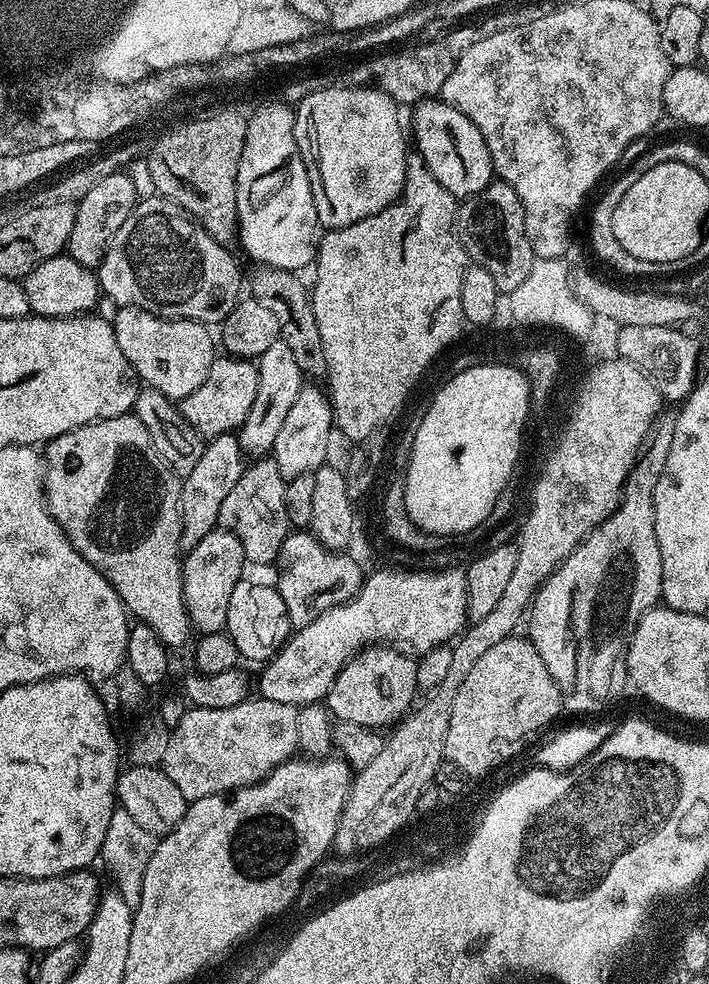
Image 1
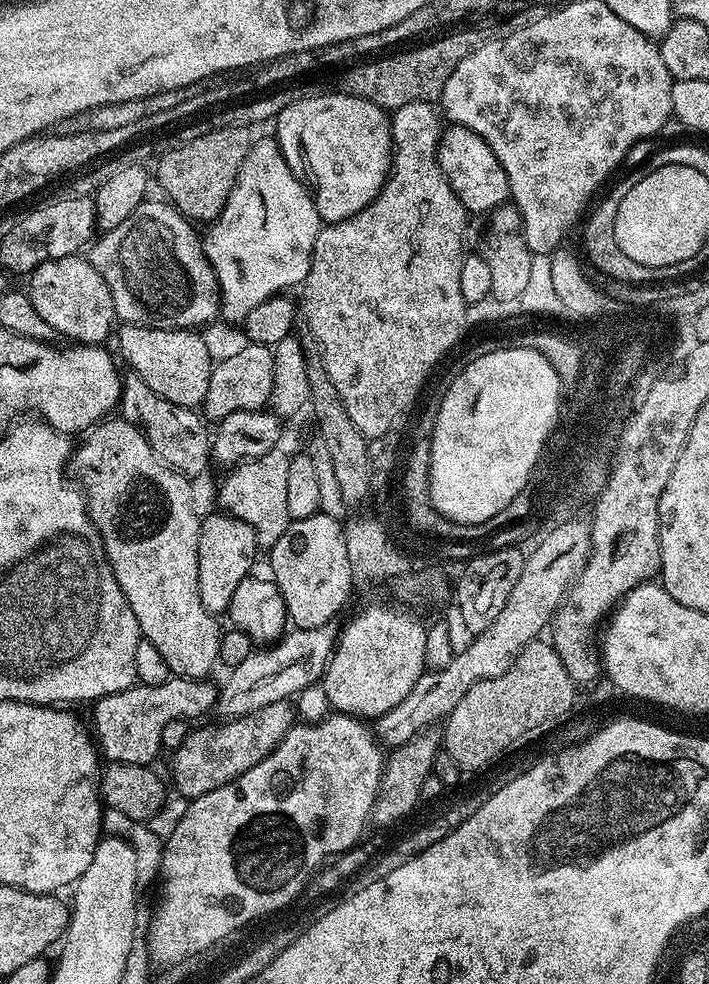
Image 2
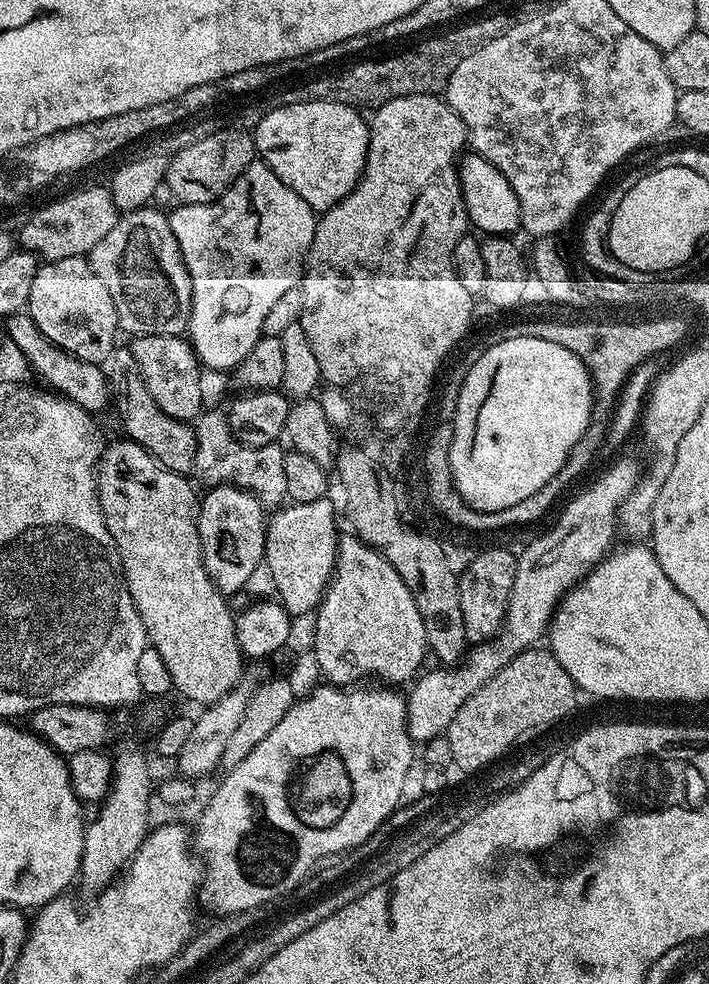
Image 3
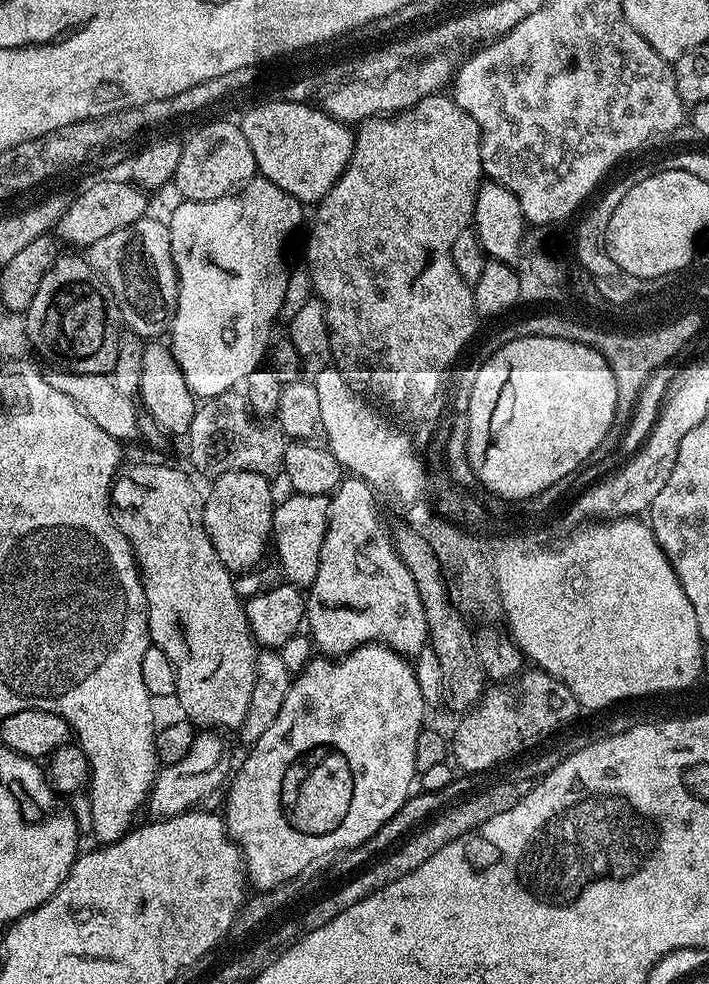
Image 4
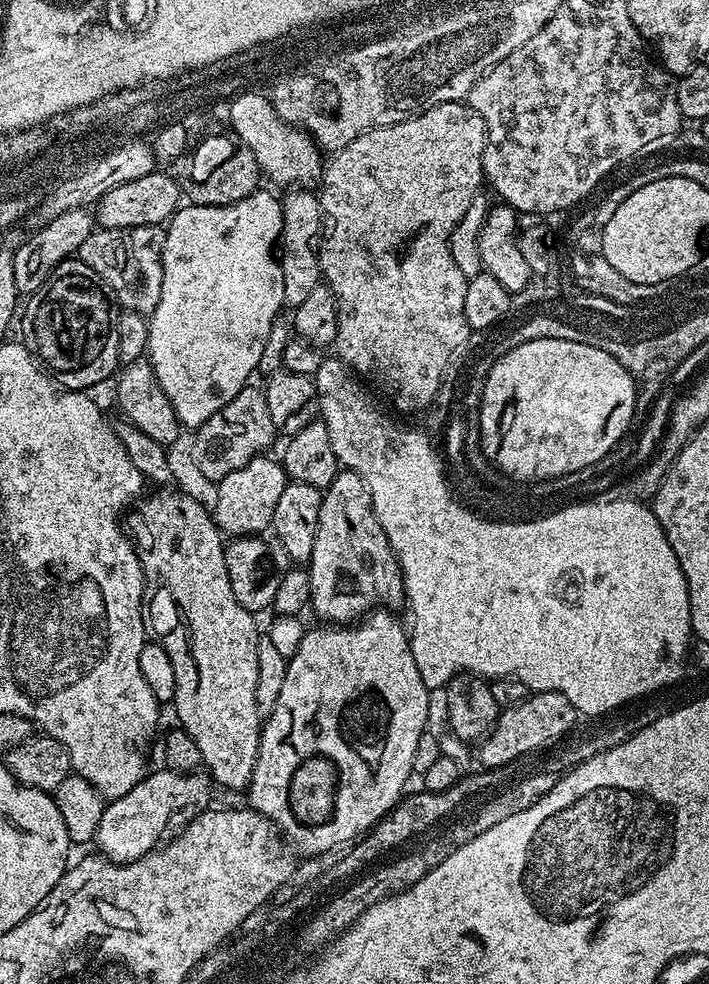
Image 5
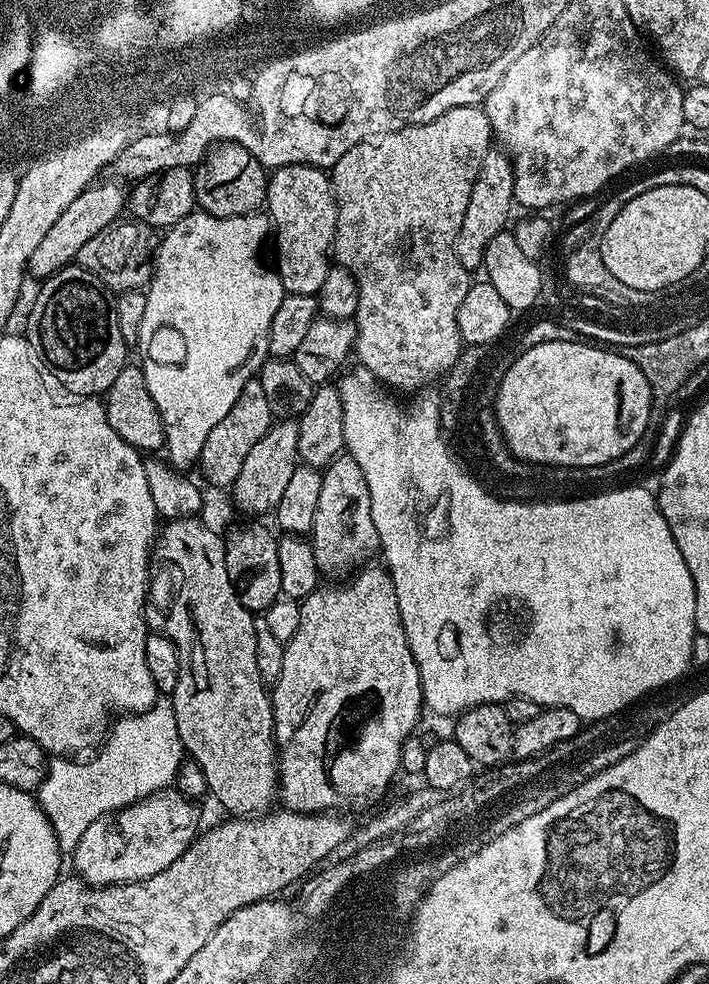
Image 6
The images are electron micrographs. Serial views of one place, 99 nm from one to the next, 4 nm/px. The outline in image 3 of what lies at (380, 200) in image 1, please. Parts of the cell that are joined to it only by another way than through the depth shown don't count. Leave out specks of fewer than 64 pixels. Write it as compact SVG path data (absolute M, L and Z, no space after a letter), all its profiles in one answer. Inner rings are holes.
M302 101L296 105L286 105L281 108L269 107L269 110L257 122L254 129L254 139L256 141L256 151L259 159L263 163L270 166L270 170L274 170L274 174L278 174L278 178L282 178L282 182L286 182L286 186L290 186L290 190L294 190L294 194L298 194L298 198L302 198L302 202L306 202L312 207L313 212L323 214L329 212L336 203L342 198L346 198L346 194L350 194L354 190L354 186L360 180L360 175L364 173L364 163L368 157L368 129L369 121L360 117L361 109L359 107L343 104L334 101Z

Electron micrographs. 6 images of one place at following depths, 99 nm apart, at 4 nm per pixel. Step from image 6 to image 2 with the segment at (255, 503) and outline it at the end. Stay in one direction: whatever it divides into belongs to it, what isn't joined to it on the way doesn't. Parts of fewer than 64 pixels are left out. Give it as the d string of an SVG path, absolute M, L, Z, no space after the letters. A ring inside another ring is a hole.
M225 512L207 514L201 519L198 538L198 594L210 613L227 613L238 584L245 579L258 559L258 545L253 528Z

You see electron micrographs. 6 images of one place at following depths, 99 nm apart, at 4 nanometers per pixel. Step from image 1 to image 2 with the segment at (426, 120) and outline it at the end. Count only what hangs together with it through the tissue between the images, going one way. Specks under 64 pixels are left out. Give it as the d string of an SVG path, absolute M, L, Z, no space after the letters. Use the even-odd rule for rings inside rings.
M461 124L445 127L440 143L436 146L436 160L442 174L446 174L454 194L458 194L462 206L469 214L486 214L509 199L506 170L502 170L498 158L494 158L494 150L490 150L490 146L486 146L486 142L469 128Z

